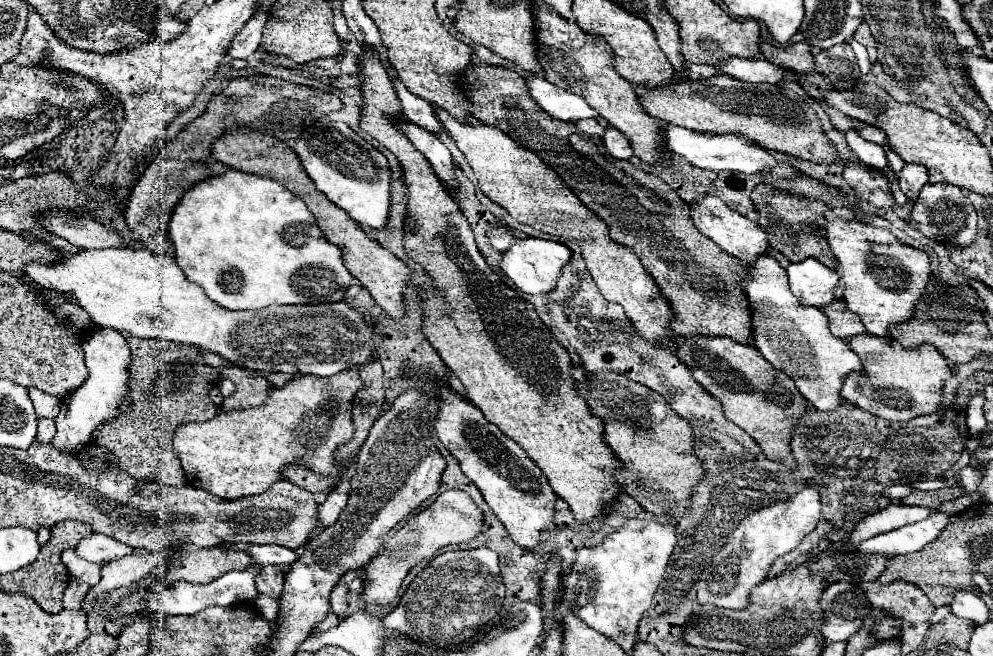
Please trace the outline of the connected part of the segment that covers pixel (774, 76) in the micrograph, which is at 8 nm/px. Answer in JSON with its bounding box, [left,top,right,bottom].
[713,58,791,84]

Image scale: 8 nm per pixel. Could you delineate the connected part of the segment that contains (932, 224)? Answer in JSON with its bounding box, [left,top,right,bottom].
[911,184,977,248]

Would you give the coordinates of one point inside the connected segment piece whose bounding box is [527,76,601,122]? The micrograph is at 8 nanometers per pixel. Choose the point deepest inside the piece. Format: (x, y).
(560, 104)

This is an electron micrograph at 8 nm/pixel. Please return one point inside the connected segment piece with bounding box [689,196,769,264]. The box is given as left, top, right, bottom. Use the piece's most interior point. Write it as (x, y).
(732, 232)

